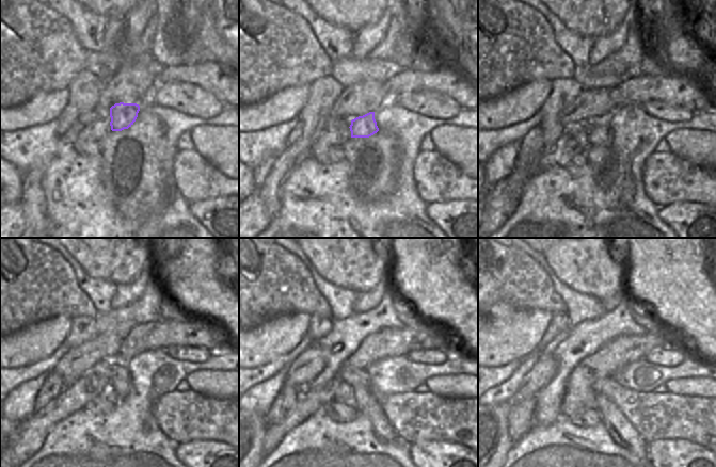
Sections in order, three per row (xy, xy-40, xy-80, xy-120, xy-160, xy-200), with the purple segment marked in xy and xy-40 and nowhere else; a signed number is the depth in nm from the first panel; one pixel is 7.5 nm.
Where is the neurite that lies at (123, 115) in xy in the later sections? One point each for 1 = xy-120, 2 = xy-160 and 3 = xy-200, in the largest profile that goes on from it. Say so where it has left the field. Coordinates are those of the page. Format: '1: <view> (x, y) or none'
1: xy-120 (122, 387)
2: xy-160 (365, 402)
3: xy-200 (622, 433)

